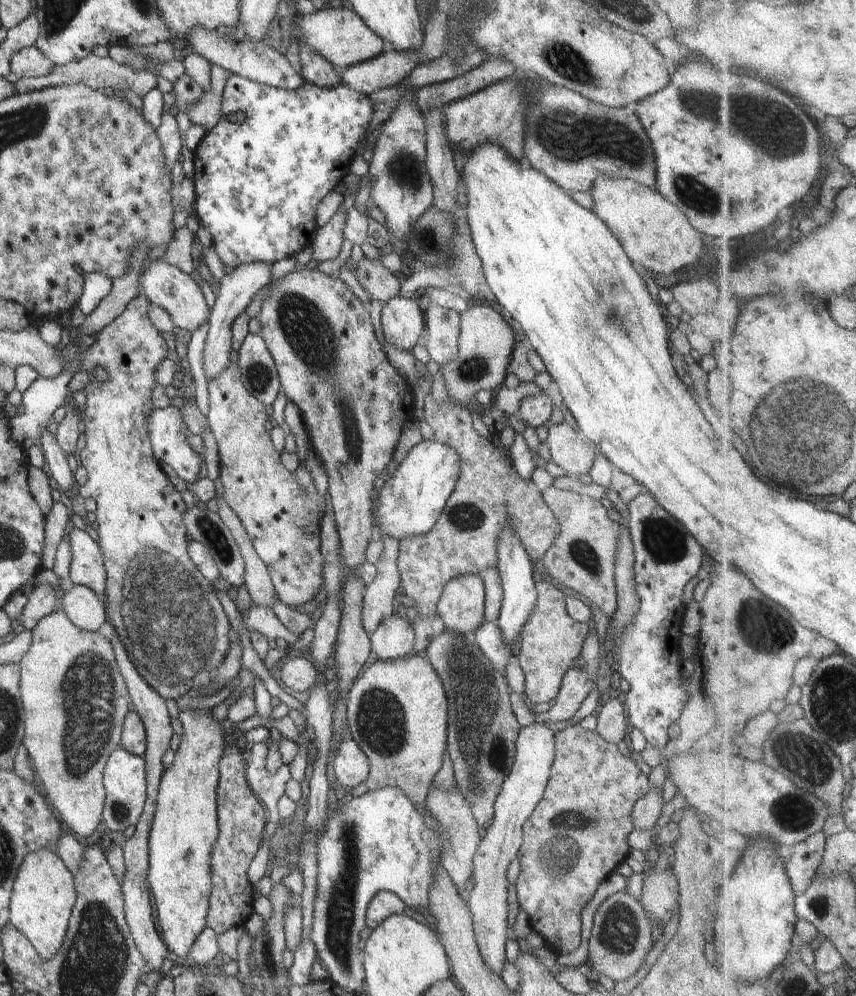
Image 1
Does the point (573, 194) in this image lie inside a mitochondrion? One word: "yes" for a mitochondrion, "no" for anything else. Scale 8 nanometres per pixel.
no

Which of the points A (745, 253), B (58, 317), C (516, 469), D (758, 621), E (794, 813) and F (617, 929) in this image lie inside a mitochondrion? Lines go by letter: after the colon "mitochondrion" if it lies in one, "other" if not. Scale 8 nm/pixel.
A: mitochondrion
B: other
C: other
D: mitochondrion
E: mitochondrion
F: mitochondrion

